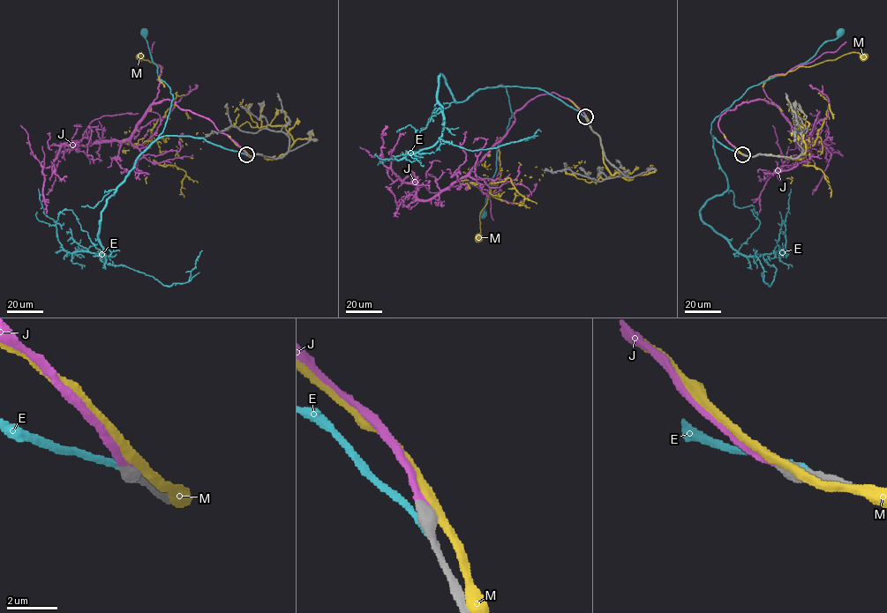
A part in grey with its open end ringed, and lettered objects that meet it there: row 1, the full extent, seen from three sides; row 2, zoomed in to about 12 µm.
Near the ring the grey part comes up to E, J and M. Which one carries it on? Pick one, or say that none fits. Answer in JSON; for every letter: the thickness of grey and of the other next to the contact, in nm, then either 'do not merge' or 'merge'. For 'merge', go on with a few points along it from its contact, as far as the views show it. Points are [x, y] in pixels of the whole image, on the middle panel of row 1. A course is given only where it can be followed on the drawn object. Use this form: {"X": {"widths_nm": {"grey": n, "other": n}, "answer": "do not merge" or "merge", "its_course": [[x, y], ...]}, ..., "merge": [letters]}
{"E": {"widths_nm": {"grey": 650, "other": 280}, "answer": "do not merge"}, "J": {"widths_nm": {"grey": 550, "other": 320}, "answer": "merge", "its_course": [[585, 116], [556, 93], [532, 98], [468, 173], [425, 200], [417, 198], [418, 185], [383, 164], [385, 132]]}, "M": {"widths_nm": {"grey": 600, "other": 360}, "answer": "do not merge"}, "merge": ["J"]}

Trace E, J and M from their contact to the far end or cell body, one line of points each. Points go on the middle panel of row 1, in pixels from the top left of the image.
E: (586, 118), (542, 89), (498, 86), (506, 88), (512, 116), (498, 145), (496, 171), (483, 214)
J: (585, 116), (556, 93), (532, 98), (468, 173), (425, 200), (417, 198), (418, 185), (383, 164), (385, 132)
M: (586, 117), (605, 168), (632, 178), (544, 172), (492, 195), (465, 173), (501, 138), (478, 237)

